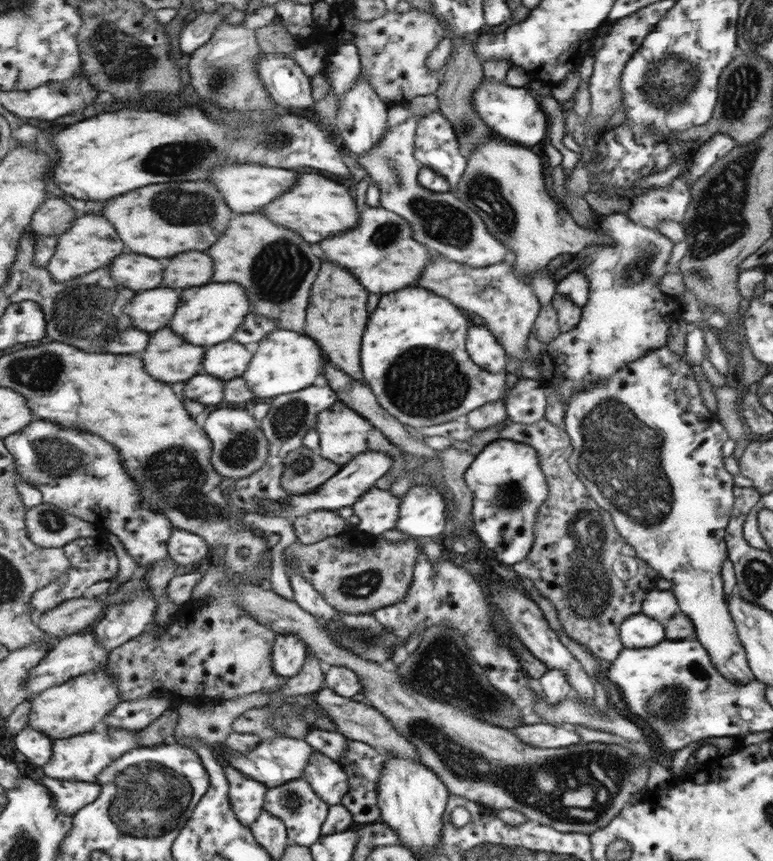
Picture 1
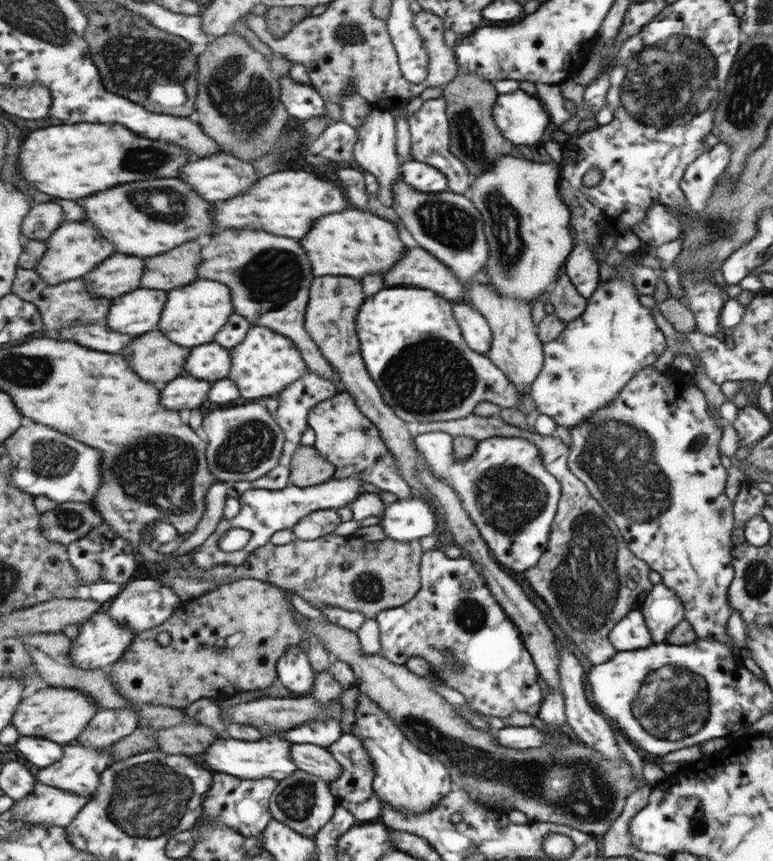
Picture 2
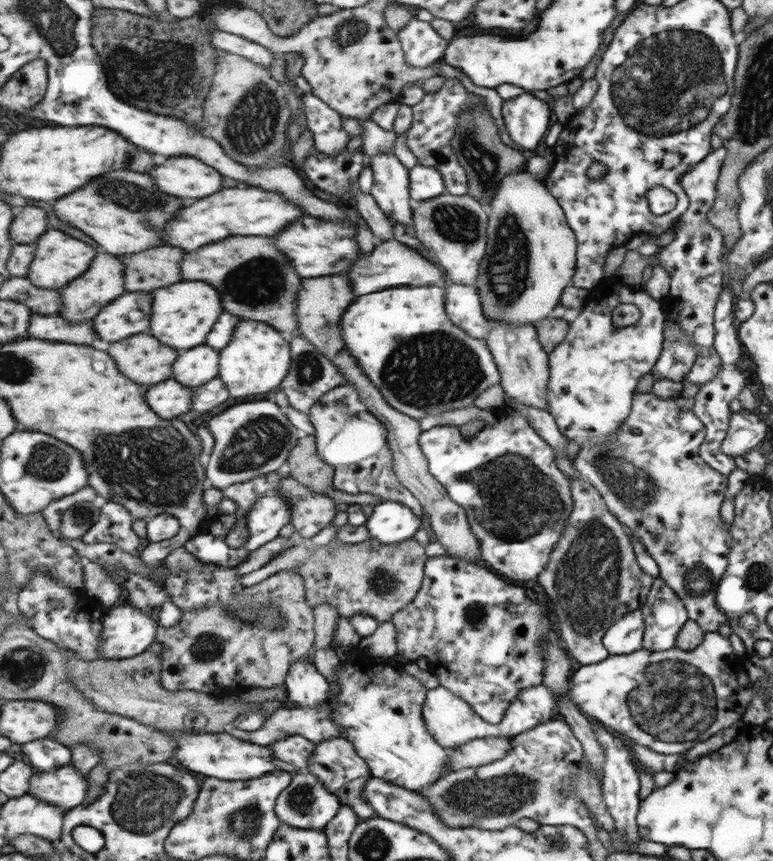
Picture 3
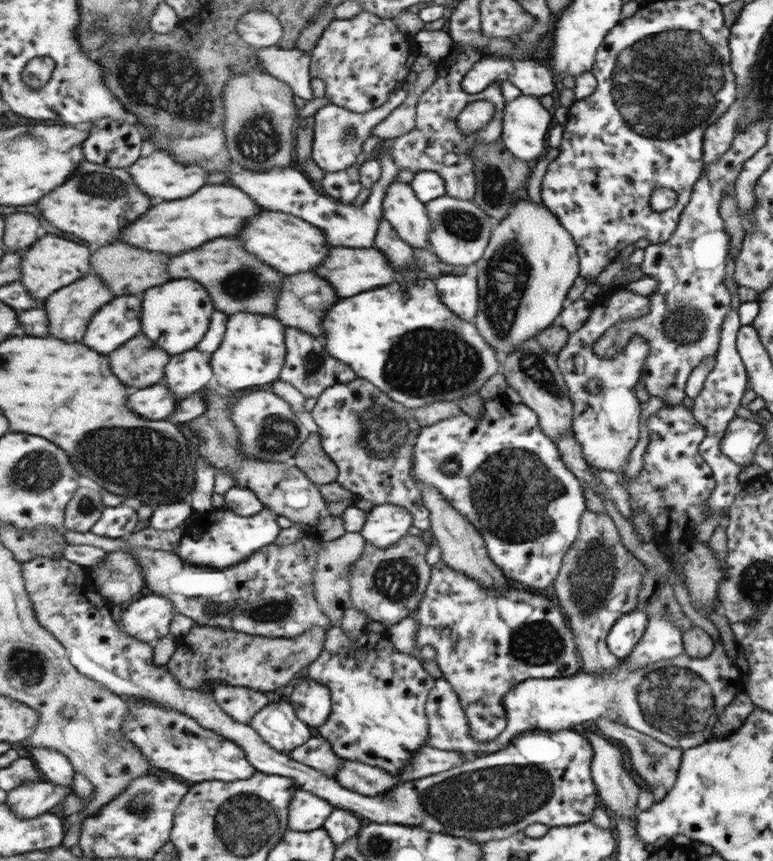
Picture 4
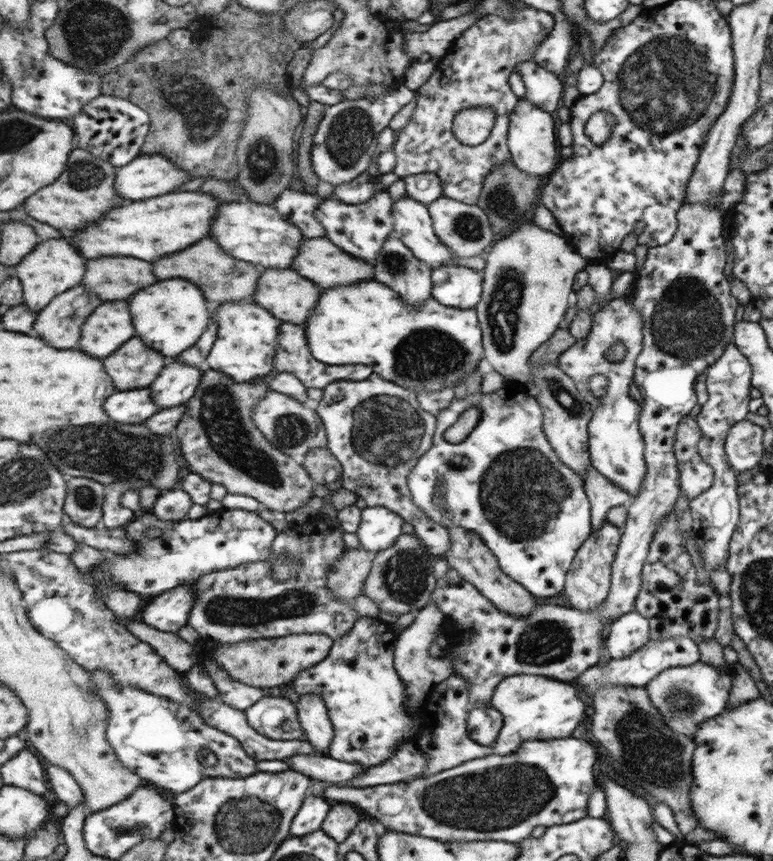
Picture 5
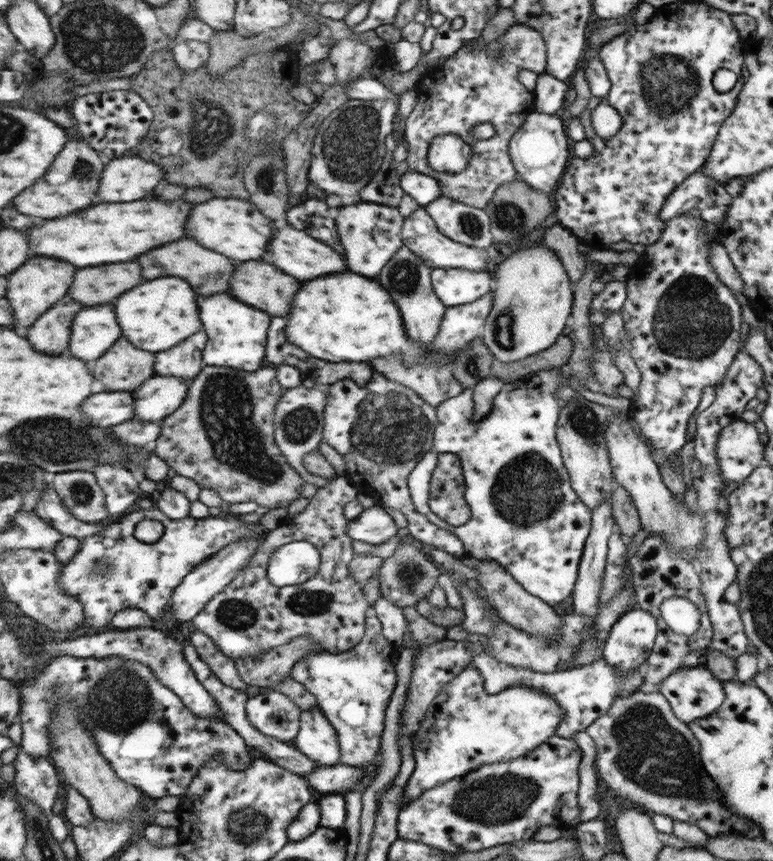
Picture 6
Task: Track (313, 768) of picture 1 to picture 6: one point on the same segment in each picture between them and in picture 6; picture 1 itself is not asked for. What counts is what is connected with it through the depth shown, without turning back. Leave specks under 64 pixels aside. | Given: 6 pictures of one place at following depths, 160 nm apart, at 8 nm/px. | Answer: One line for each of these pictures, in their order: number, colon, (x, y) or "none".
2: (314, 759)
3: (296, 750)
4: (278, 724)
5: (277, 718)
6: (274, 714)

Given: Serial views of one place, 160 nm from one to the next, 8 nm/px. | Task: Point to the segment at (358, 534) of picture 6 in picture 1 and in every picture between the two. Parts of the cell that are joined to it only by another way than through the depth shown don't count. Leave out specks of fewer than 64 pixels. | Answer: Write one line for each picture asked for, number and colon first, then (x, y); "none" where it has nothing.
1: (422, 514)
2: (412, 518)
3: (391, 522)
4: (386, 525)
5: (380, 528)

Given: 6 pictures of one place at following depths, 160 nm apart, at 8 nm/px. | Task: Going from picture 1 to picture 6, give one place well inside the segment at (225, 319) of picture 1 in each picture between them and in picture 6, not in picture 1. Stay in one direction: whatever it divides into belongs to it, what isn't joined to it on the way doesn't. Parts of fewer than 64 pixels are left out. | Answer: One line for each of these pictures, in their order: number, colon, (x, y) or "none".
2: (196, 313)
3: (185, 313)
4: (177, 315)
5: (172, 315)
6: (158, 315)

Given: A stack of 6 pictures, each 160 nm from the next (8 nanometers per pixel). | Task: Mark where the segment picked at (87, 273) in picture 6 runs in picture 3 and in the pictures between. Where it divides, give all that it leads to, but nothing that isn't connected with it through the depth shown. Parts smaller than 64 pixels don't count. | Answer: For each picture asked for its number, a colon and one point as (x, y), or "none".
3: (161, 267)
4: (122, 265)
5: (113, 277)

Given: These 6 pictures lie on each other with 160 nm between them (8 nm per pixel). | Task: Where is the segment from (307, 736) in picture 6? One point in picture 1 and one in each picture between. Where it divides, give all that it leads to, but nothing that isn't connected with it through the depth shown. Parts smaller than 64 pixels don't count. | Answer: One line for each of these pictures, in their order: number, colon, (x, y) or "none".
1: (290, 653)
2: (295, 672)
3: (306, 687)
4: (312, 700)
5: (314, 715)

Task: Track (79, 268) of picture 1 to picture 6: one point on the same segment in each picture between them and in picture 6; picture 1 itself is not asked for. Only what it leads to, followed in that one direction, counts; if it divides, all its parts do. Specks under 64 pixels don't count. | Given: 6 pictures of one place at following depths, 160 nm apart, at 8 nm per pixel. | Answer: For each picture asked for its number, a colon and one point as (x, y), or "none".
2: (76, 249)
3: (60, 259)
4: (53, 263)
5: (55, 267)
6: (35, 288)

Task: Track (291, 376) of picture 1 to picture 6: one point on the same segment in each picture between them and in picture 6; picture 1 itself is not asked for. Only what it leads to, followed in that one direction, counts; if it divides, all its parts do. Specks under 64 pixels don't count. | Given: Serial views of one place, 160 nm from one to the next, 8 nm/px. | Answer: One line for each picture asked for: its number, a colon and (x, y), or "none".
2: (266, 363)
3: (259, 359)
4: (254, 354)
5: (248, 340)
6: (239, 332)

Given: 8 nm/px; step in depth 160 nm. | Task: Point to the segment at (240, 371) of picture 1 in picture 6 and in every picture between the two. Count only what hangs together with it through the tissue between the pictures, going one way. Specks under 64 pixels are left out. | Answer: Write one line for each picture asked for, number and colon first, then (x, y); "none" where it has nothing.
2: (212, 362)
3: (200, 365)
4: (189, 372)
5: (179, 382)
6: (161, 396)

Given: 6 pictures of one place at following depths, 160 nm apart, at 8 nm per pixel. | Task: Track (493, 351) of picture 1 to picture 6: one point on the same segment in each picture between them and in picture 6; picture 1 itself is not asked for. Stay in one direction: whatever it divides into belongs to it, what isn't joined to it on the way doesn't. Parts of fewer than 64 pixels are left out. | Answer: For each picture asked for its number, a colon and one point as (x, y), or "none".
2: (475, 331)
3: (463, 306)
4: (459, 294)
5: (457, 287)
6: (453, 287)

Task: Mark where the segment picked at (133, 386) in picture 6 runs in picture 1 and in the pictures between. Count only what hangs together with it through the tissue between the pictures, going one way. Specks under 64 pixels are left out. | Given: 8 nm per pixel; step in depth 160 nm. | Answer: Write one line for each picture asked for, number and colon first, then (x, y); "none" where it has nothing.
1: (169, 358)
2: (155, 359)
3: (148, 361)
4: (141, 363)
5: (136, 366)

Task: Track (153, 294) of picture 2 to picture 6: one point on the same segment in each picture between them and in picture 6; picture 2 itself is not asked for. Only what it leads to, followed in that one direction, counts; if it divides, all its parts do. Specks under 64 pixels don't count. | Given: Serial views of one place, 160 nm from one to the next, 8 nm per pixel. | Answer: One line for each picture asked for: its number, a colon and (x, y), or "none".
3: (115, 323)
4: (105, 335)
5: (112, 325)
6: (97, 329)

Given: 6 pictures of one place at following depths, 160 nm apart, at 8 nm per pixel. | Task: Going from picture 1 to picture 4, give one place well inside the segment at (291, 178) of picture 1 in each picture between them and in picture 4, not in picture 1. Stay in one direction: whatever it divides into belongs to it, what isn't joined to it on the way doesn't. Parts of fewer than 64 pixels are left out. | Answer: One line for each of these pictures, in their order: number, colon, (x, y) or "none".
2: (222, 177)
3: (185, 176)
4: (159, 174)

